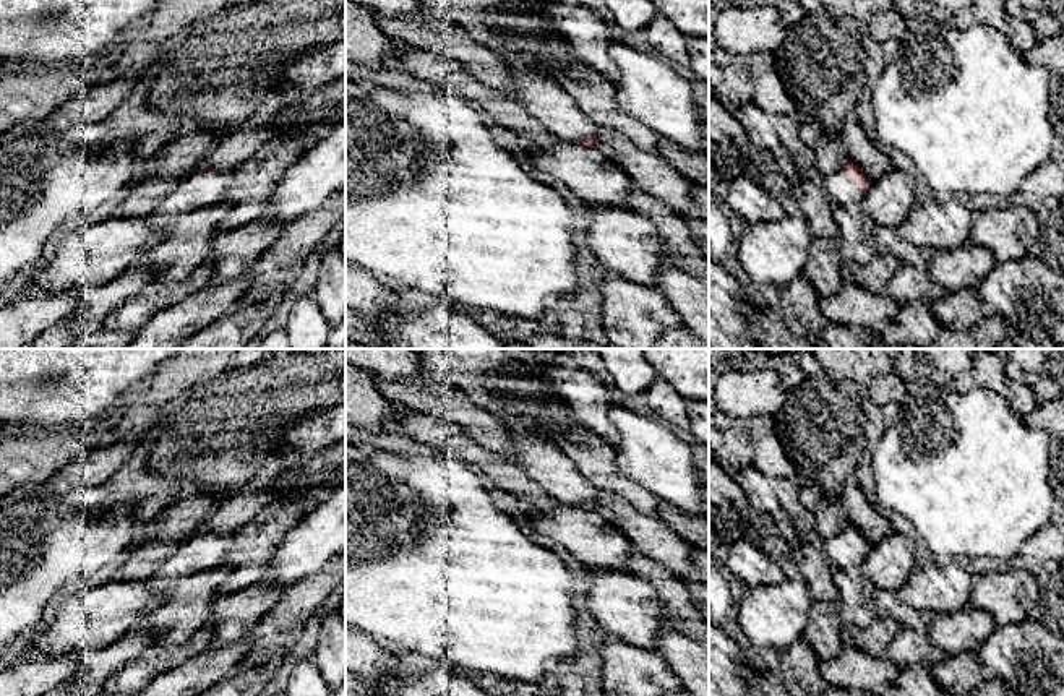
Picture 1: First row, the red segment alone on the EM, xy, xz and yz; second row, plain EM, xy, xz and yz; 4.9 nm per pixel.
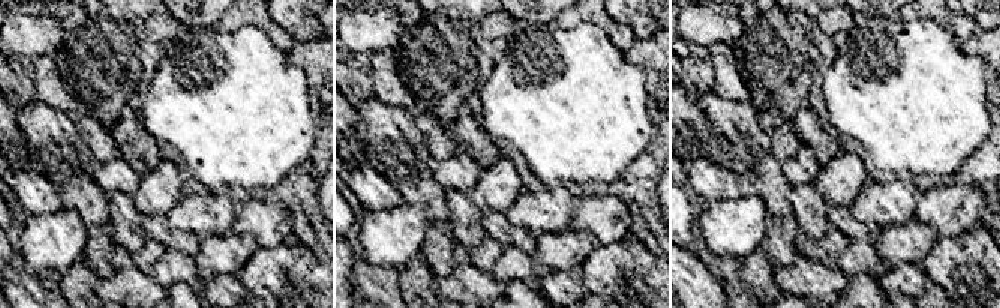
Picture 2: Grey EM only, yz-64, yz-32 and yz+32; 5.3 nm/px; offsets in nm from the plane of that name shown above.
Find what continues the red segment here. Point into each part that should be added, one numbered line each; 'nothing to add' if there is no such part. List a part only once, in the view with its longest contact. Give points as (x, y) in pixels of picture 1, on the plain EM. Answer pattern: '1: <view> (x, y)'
1: yz (837, 550)

